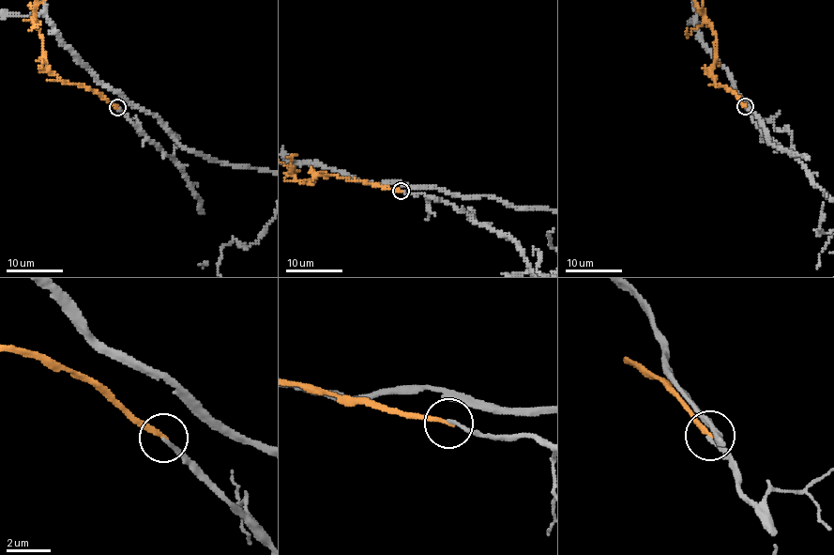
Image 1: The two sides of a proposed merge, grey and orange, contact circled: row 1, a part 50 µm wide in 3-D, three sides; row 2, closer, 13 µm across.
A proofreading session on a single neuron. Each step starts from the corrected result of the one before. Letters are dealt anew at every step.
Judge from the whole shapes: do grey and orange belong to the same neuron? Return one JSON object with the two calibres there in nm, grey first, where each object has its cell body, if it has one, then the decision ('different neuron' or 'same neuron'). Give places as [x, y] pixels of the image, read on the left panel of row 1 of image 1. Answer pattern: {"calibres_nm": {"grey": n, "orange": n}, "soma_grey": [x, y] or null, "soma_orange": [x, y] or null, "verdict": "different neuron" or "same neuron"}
{"calibres_nm": {"grey": 150, "orange": 220}, "soma_grey": null, "soma_orange": null, "verdict": "same neuron"}

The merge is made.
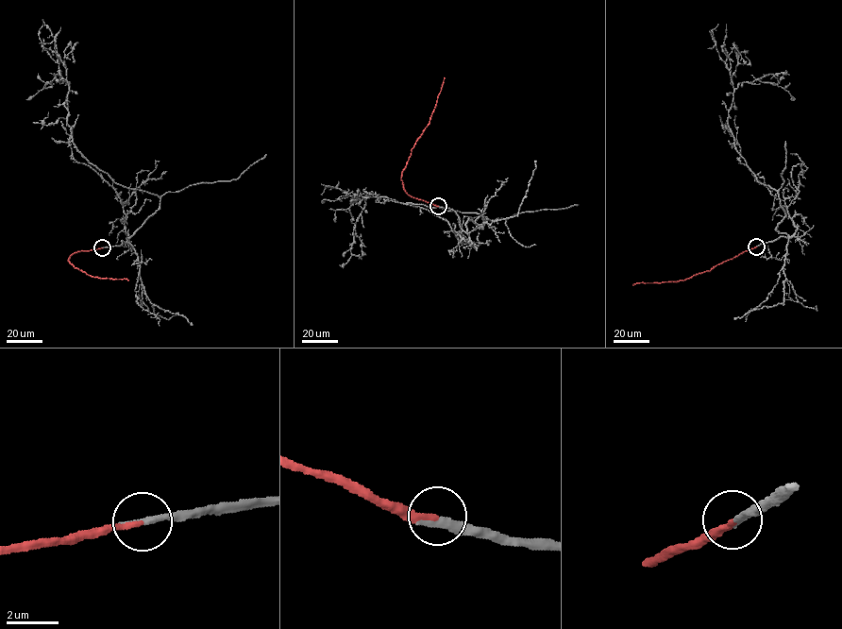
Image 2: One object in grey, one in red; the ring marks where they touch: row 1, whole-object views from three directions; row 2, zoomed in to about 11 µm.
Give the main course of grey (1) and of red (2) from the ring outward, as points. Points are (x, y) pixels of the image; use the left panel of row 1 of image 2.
1: (102, 247), (126, 242), (159, 198), (116, 183), (77, 149), (64, 106), (68, 81), (55, 78), (26, 100)
2: (102, 247), (78, 251), (68, 260), (75, 267), (92, 277), (128, 280)

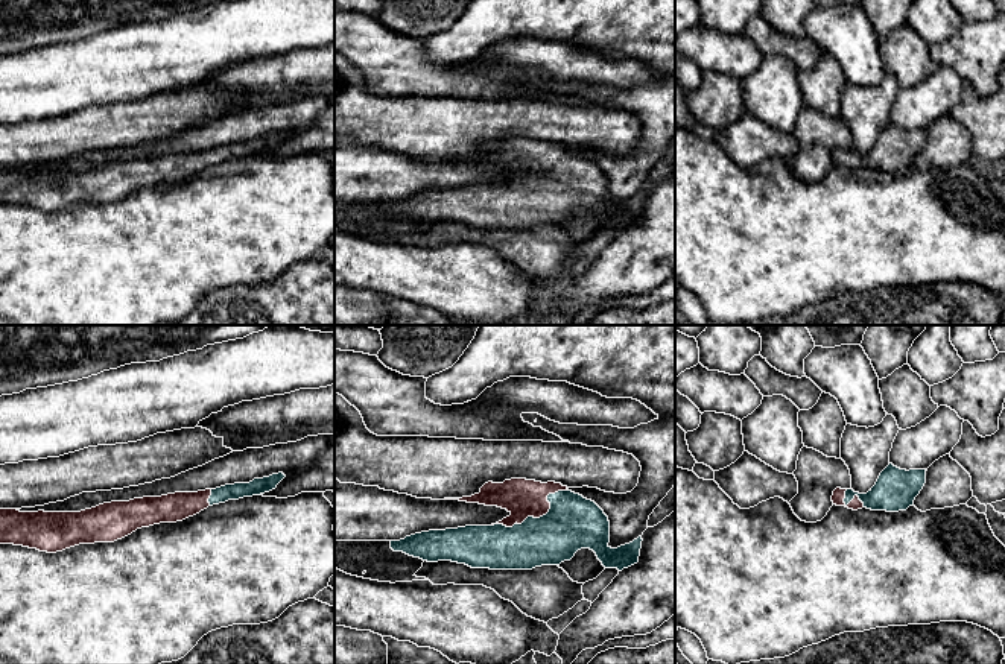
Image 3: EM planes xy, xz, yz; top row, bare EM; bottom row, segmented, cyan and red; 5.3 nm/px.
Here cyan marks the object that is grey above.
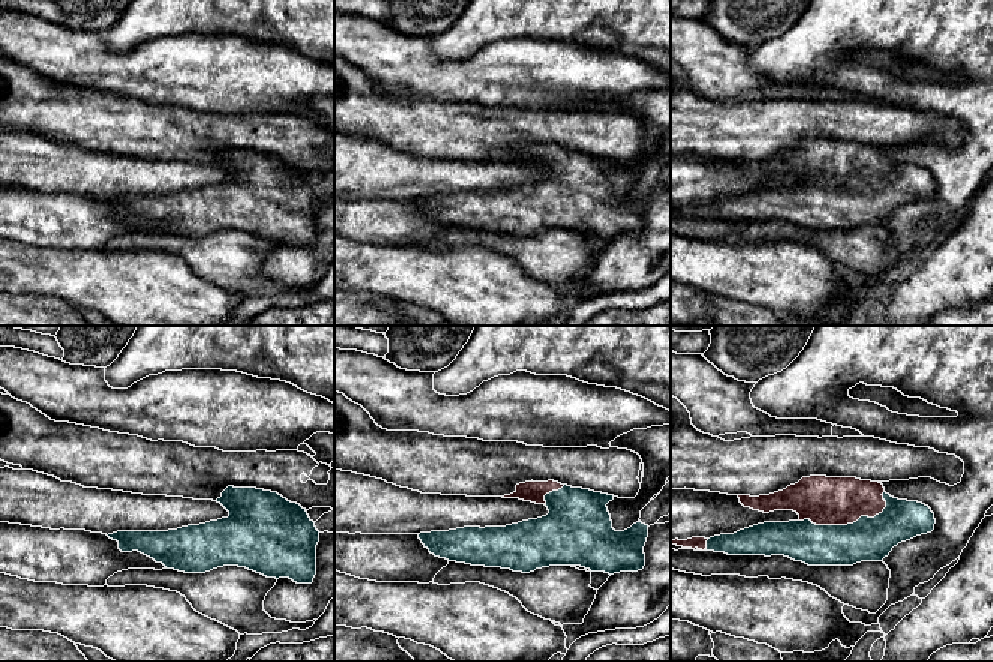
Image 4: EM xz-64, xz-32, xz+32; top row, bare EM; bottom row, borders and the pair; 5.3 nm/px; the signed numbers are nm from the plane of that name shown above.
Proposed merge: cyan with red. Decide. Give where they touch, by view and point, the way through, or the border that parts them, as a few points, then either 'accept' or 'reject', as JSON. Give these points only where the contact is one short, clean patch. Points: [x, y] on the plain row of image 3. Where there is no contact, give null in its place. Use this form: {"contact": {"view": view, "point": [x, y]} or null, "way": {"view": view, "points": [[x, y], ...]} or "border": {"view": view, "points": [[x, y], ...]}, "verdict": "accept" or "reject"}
{"contact": {"view": "xz", "point": [537, 178]}, "verdict": "accept"}

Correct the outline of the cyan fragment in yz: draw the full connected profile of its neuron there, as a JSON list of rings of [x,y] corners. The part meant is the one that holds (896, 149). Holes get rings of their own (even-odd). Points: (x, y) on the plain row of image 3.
[[[889,123],[867,153],[836,147],[832,161],[836,166],[845,166],[853,170],[867,167],[871,170],[899,172],[914,164],[924,143],[926,129],[906,131]]]

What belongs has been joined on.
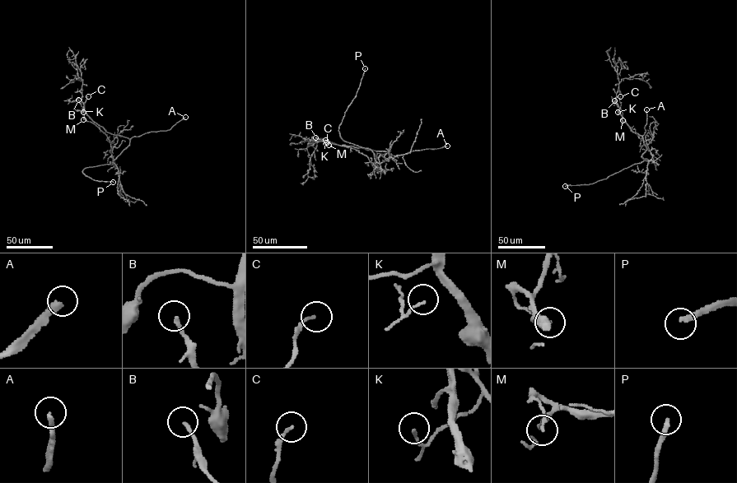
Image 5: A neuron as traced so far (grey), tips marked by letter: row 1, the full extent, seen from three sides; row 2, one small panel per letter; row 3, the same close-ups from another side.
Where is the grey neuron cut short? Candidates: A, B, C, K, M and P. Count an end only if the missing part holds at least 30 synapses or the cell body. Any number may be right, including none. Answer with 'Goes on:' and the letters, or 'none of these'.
Goes on: A, P

